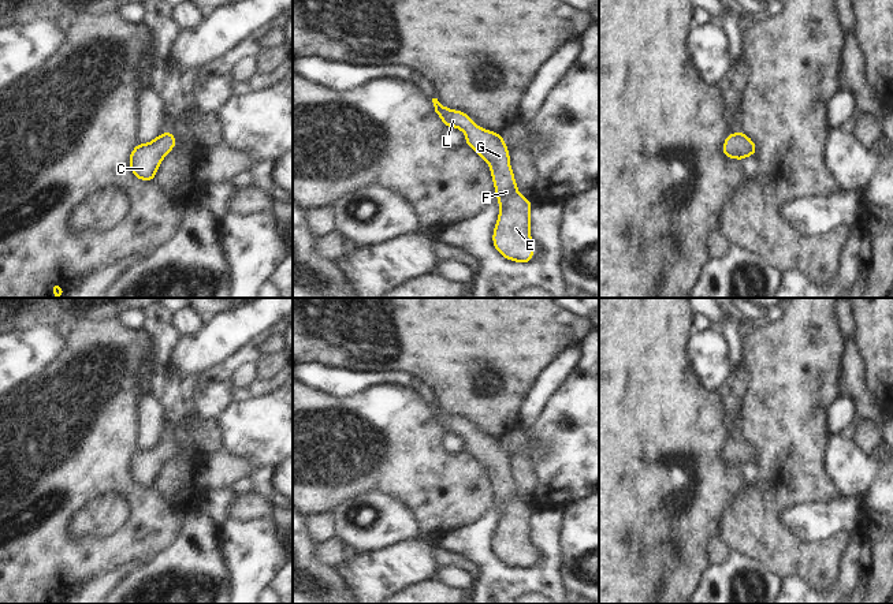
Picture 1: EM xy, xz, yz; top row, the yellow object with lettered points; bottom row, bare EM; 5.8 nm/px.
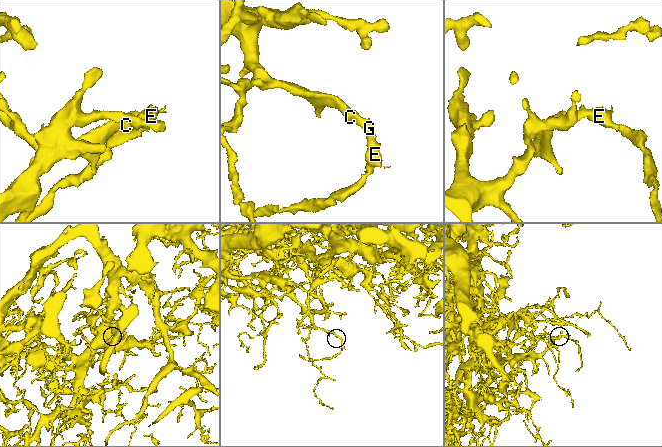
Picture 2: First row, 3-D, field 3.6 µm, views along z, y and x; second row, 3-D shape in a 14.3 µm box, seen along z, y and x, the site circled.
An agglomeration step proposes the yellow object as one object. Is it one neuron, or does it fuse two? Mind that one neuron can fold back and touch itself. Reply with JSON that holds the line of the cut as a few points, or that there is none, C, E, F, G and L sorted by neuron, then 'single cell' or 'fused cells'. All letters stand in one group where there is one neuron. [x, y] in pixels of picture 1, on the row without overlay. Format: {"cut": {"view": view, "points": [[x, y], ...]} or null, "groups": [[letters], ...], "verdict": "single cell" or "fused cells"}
{"cut": null, "groups": [["C", "E", "F", "G", "L"]], "verdict": "single cell"}

